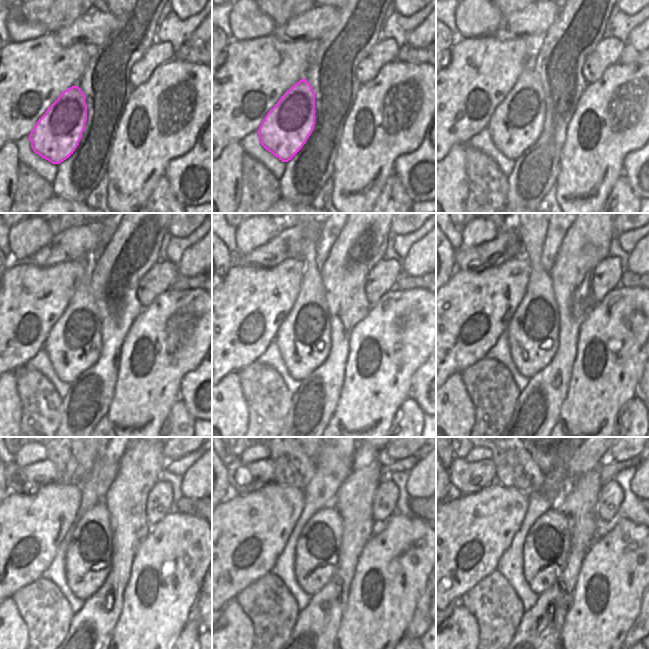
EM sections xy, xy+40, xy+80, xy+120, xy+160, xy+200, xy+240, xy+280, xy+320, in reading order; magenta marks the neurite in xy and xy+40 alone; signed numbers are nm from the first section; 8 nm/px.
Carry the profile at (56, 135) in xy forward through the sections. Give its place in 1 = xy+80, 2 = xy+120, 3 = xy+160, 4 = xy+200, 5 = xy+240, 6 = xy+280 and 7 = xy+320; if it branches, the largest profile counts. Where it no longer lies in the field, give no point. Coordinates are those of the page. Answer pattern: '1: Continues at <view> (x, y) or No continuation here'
1: Continues at xy+80 (517, 122)
2: Continues at xy+120 (73, 344)
3: Continues at xy+160 (304, 337)
4: Continues at xy+200 (533, 331)
5: Continues at xy+240 (88, 557)
6: Continues at xy+280 (317, 551)
7: Continues at xy+320 (546, 547).

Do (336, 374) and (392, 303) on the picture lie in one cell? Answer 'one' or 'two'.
two

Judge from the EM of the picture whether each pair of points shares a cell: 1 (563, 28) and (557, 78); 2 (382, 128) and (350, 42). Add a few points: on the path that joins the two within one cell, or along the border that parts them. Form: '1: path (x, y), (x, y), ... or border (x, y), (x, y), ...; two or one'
1: path (561, 40), (559, 66); one
2: border (361, 84), (352, 106); two

